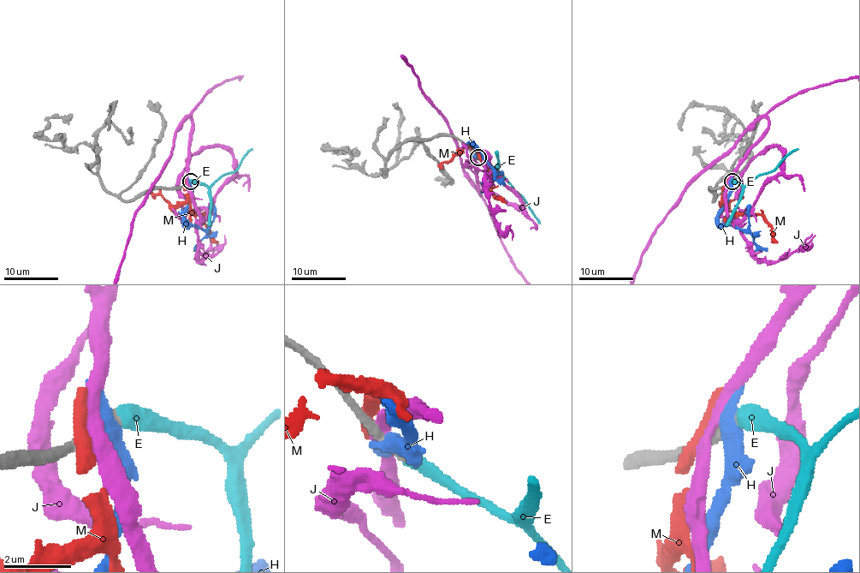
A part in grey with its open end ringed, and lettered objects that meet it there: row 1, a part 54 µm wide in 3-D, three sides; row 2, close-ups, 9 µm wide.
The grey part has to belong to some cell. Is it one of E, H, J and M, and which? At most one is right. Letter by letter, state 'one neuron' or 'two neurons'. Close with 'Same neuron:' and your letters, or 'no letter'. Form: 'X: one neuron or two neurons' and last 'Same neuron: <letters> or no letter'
E: one neuron
H: two neurons
J: two neurons
M: two neurons
Same neuron: E

